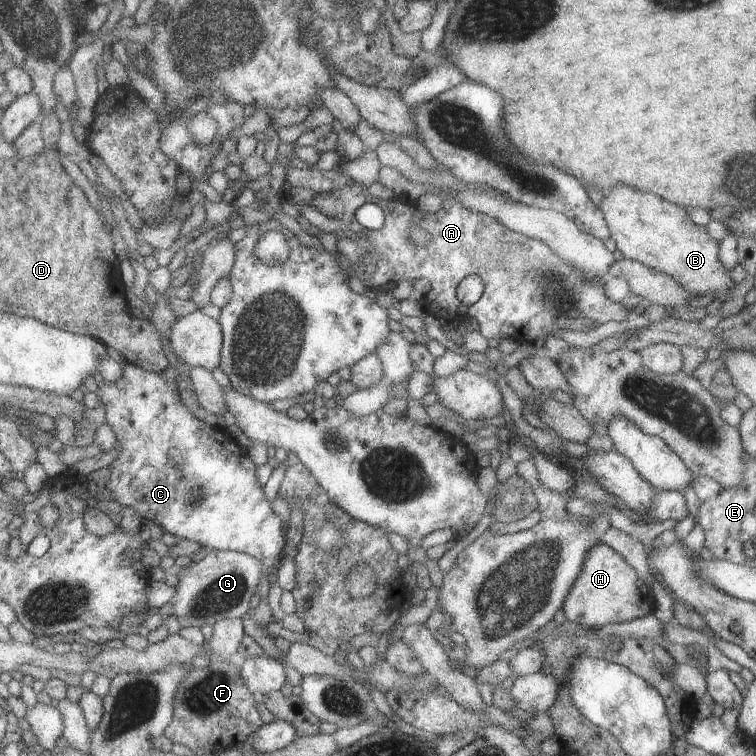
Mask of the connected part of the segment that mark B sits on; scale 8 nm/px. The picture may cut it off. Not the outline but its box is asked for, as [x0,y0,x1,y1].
[599,184,737,303]

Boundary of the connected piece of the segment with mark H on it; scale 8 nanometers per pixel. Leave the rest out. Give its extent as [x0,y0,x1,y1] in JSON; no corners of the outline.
[562,542,654,629]

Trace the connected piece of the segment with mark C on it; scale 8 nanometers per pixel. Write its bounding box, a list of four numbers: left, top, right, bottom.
[97,359,285,561]

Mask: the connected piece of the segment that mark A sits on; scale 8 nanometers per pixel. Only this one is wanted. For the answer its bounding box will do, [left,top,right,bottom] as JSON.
[311,181,630,344]

